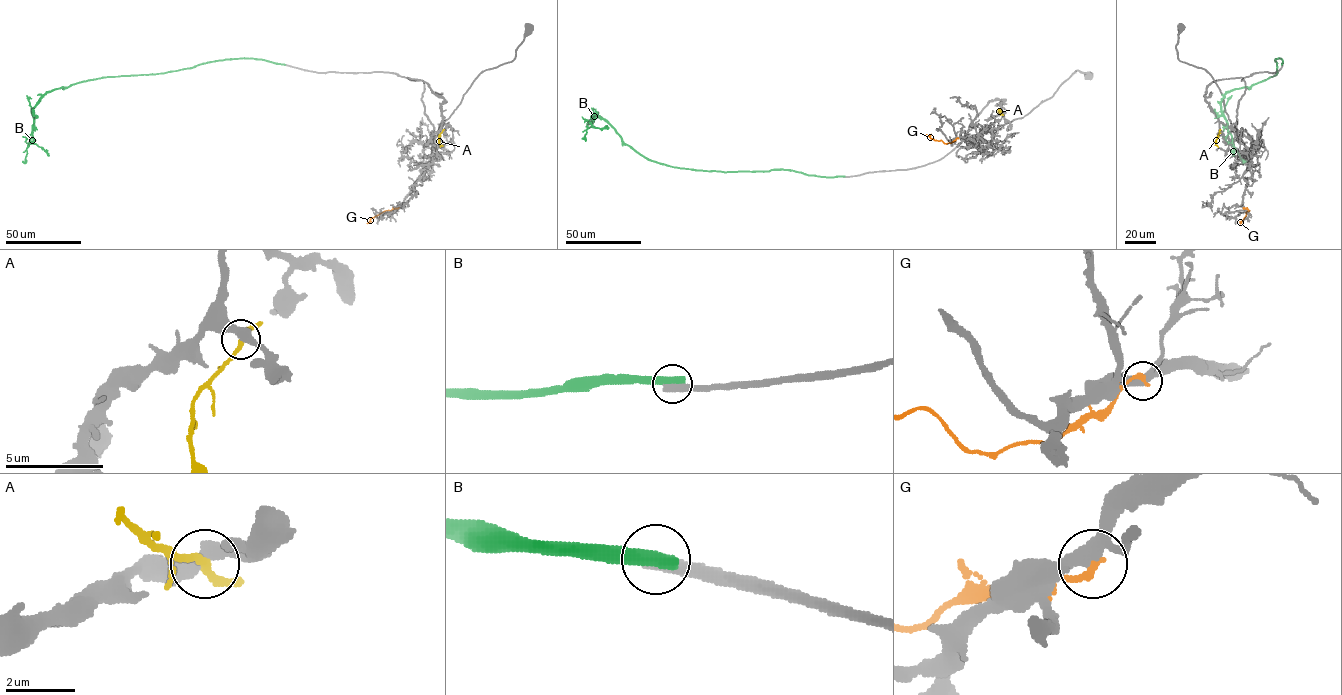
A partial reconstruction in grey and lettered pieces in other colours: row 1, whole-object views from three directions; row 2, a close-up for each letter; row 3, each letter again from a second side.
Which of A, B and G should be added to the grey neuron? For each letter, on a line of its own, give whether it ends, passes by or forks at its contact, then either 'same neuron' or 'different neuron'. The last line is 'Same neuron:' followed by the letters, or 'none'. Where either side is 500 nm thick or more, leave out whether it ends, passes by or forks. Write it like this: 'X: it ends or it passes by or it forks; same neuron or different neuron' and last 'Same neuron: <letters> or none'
A: it passes by; different neuron
B: different neuron
G: it ends; different neuron
Same neuron: none

